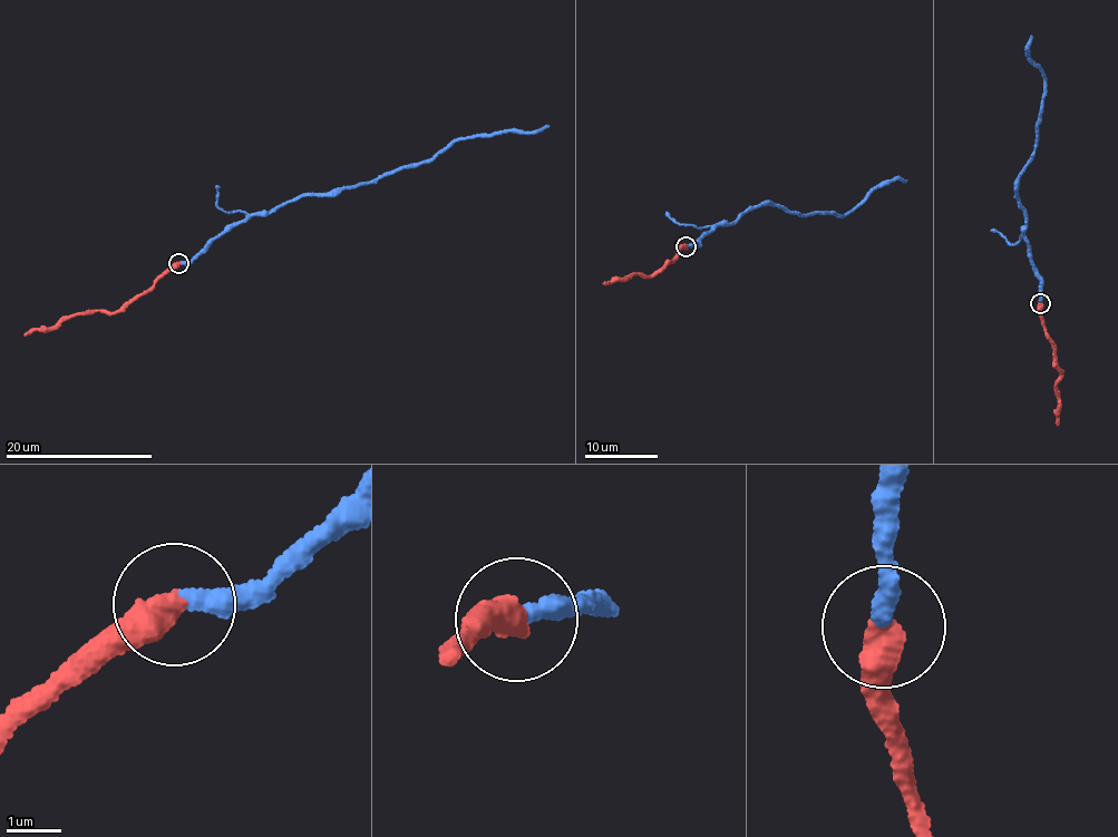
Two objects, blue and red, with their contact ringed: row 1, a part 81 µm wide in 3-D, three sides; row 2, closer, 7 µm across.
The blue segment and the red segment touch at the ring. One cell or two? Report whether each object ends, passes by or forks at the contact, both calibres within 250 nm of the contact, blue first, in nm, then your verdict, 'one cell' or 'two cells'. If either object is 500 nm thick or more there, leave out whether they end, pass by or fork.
360 nm thick on the blue side, 550 nm on the other; one cell

